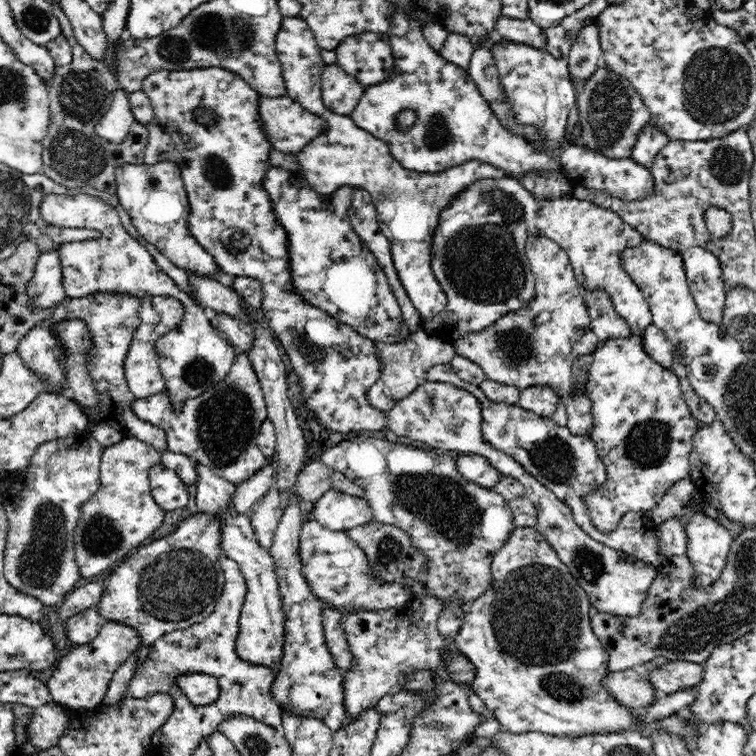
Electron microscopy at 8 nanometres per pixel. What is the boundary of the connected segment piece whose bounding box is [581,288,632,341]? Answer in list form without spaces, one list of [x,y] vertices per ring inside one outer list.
[[[583,290],[582,297],[588,304],[591,331],[600,341],[627,337],[632,334],[629,324],[618,315],[606,290]]]

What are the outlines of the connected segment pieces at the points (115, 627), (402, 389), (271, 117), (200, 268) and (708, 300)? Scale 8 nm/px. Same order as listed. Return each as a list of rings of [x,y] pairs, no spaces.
[[[107,621],[93,642],[76,646],[58,662],[54,676],[46,684],[51,697],[55,703],[69,708],[100,706],[114,672],[117,672],[118,668],[131,658],[131,654],[138,650],[138,644],[140,644],[140,638],[134,627],[123,626],[122,623],[115,621]]]
[[[422,330],[413,332],[403,343],[388,344],[382,342],[379,345],[382,370],[380,377],[368,390],[369,403],[374,408],[380,408],[385,413],[402,399],[415,394],[416,390],[426,383],[426,372],[437,364],[450,363],[455,355],[452,344],[431,337]]]
[[[287,94],[278,98],[260,97],[260,115],[264,123],[265,132],[272,141],[273,149],[284,154],[298,154],[306,144],[310,144],[317,136],[328,137],[328,123],[326,119],[312,114],[294,102]]]
[[[165,161],[154,165],[123,165],[116,170],[115,180],[118,186],[116,195],[122,207],[129,213],[134,227],[146,241],[187,273],[221,280],[214,257],[188,231],[190,203],[179,164]]]
[[[702,247],[680,252],[685,263],[687,284],[701,316],[711,323],[722,320],[728,290],[720,257]]]

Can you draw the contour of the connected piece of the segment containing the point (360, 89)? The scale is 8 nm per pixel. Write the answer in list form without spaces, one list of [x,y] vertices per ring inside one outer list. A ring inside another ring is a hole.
[[[326,65],[321,74],[321,95],[329,111],[348,116],[360,100],[365,88],[357,77],[348,74],[340,65]]]

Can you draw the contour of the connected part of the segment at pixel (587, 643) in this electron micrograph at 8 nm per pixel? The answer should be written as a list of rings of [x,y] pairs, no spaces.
[[[534,526],[512,530],[510,538],[492,557],[491,576],[489,590],[470,604],[461,630],[453,636],[451,643],[455,650],[470,658],[477,670],[477,679],[467,690],[474,691],[484,700],[484,705],[496,715],[502,730],[515,734],[536,731],[544,735],[580,738],[598,733],[636,731],[642,725],[647,726],[651,734],[658,731],[682,740],[700,736],[697,722],[683,720],[683,716],[678,714],[652,722],[637,721],[637,712],[626,709],[608,691],[610,654],[593,632],[593,608],[588,595],[558,558],[553,545]]]

